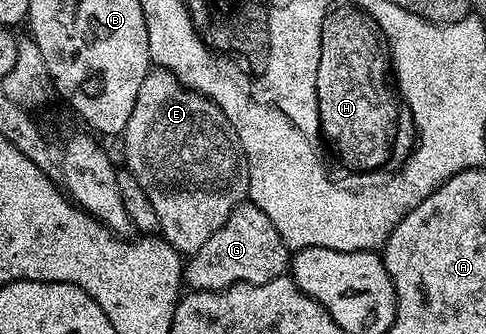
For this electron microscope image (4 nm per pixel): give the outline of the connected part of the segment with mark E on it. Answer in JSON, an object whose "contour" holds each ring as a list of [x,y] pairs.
{"contour":[[[148,69],[145,80],[141,84],[141,92],[137,92],[137,104],[133,104],[133,112],[129,115],[129,124],[122,132],[121,141],[123,141],[123,154],[127,157],[126,169],[130,170],[131,175],[137,180],[137,184],[141,184],[141,188],[145,188],[145,196],[149,196],[149,204],[153,204],[153,212],[157,212],[162,237],[172,248],[178,250],[180,255],[195,254],[197,248],[201,248],[201,244],[205,244],[205,240],[209,240],[209,236],[213,236],[213,232],[217,232],[217,228],[221,228],[221,224],[229,218],[229,212],[235,210],[235,207],[248,197],[251,176],[247,173],[247,158],[243,155],[237,132],[231,127],[229,120],[221,110],[217,108],[215,102],[206,98],[204,94],[200,94],[198,90],[188,90],[174,74],[167,70]]]}

